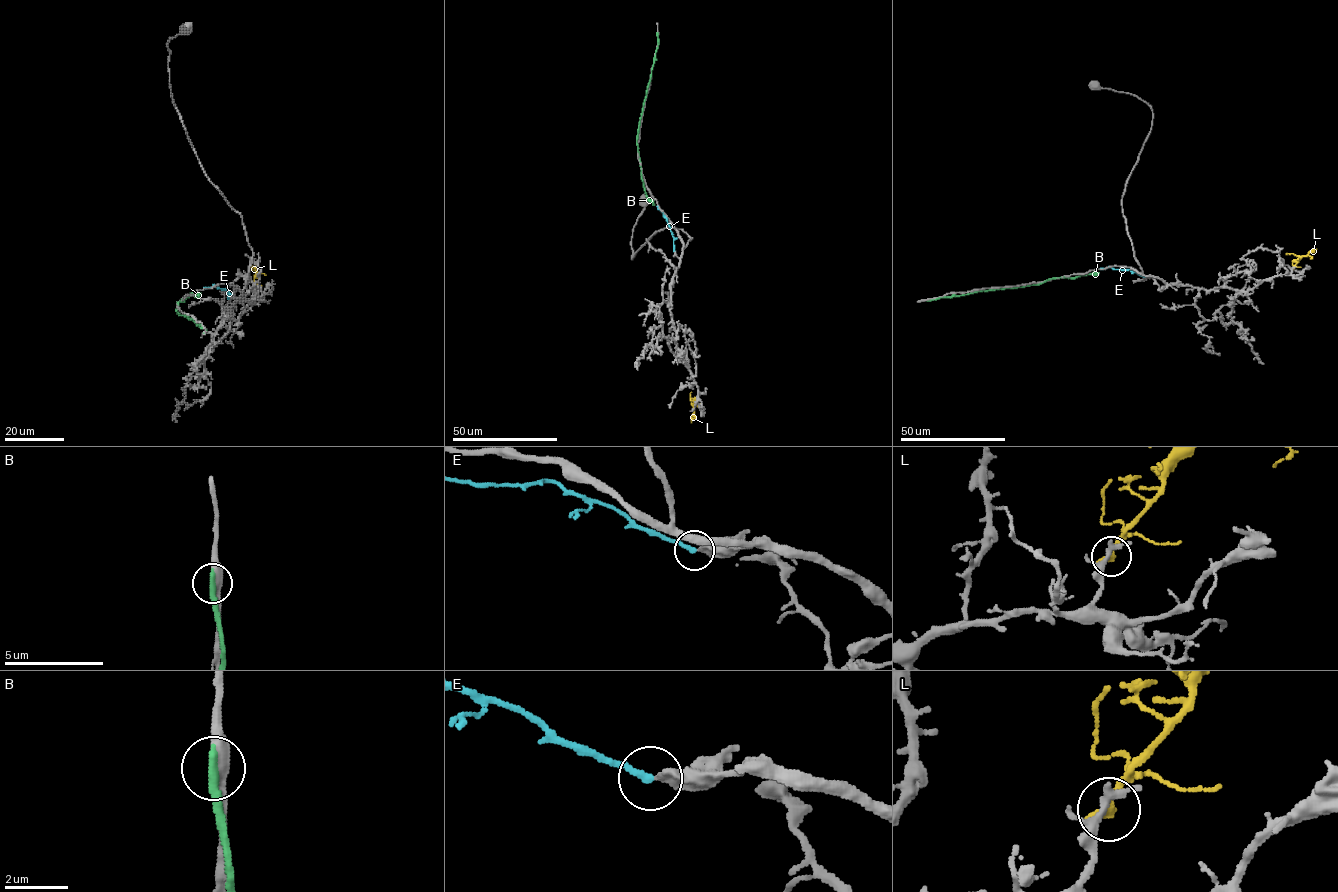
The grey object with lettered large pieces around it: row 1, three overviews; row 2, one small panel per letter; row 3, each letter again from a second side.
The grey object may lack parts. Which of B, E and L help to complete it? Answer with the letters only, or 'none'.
E

